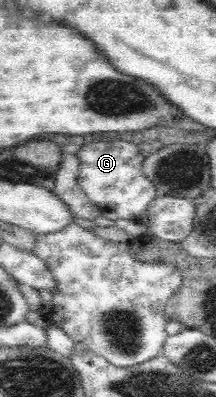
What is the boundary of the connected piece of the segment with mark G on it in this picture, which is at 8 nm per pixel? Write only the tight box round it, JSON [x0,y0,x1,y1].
[78,139,156,221]

